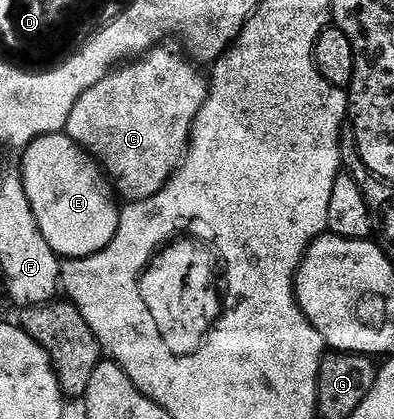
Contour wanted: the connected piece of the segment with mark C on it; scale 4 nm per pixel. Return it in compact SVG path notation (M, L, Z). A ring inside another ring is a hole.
M167 46L152 48L137 59L120 65L113 69L108 75L104 76L104 78L97 82L91 89L85 91L83 97L79 98L74 109L71 110L71 115L68 118L67 126L65 127L66 135L71 137L75 143L85 149L85 151L97 161L102 167L102 171L109 176L110 184L113 185L114 191L124 201L130 203L153 197L176 172L176 168L181 164L181 161L184 160L185 152L189 146L190 130L193 128L194 120L198 116L199 110L205 104L206 94L208 92L208 79L206 78L206 75L202 75L195 68L197 66L192 61L186 59L180 51L177 53L165 47Z

